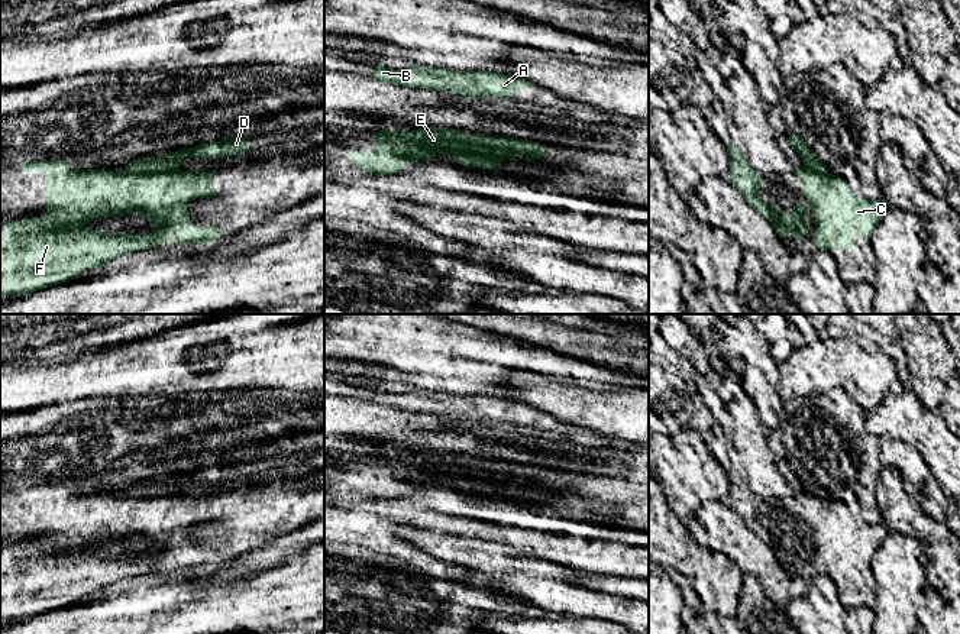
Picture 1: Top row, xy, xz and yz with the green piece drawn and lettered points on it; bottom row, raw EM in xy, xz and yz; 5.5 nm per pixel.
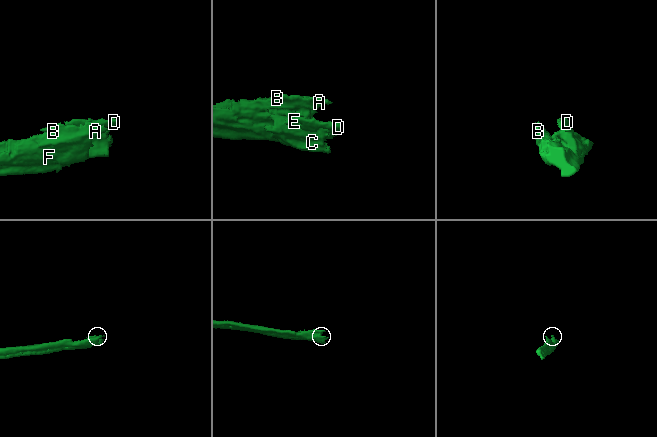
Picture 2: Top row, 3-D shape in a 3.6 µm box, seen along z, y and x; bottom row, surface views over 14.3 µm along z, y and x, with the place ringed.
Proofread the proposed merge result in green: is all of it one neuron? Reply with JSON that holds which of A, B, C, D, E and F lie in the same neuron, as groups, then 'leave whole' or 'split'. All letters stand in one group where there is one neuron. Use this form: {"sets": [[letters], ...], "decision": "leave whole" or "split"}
{"sets": [["A", "B", "C", "E", "F"], ["D"]], "decision": "split"}

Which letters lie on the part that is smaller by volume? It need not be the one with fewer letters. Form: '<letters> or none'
D

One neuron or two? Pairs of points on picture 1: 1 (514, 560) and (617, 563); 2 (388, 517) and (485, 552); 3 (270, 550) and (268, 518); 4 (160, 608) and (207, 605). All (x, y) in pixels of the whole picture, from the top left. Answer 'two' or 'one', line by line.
1: two
2: two
3: two
4: one

